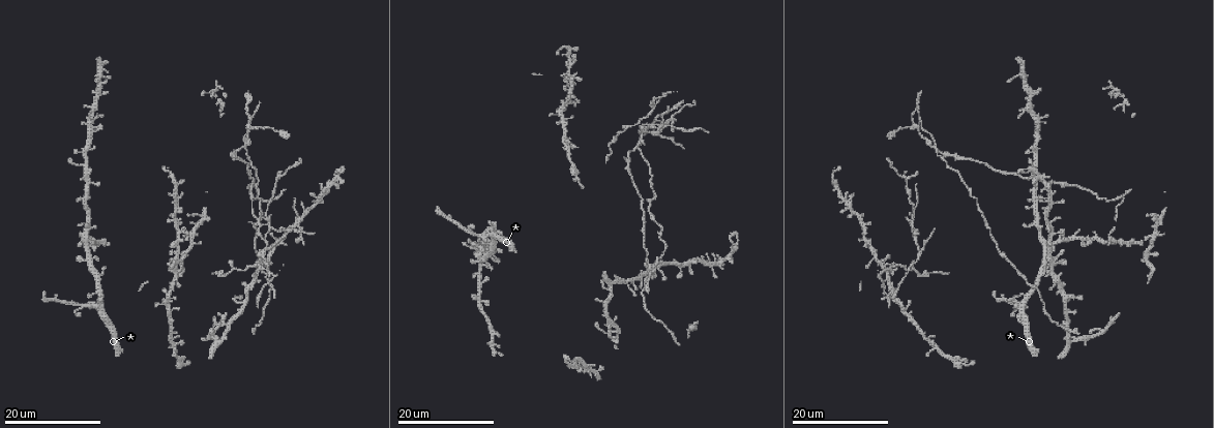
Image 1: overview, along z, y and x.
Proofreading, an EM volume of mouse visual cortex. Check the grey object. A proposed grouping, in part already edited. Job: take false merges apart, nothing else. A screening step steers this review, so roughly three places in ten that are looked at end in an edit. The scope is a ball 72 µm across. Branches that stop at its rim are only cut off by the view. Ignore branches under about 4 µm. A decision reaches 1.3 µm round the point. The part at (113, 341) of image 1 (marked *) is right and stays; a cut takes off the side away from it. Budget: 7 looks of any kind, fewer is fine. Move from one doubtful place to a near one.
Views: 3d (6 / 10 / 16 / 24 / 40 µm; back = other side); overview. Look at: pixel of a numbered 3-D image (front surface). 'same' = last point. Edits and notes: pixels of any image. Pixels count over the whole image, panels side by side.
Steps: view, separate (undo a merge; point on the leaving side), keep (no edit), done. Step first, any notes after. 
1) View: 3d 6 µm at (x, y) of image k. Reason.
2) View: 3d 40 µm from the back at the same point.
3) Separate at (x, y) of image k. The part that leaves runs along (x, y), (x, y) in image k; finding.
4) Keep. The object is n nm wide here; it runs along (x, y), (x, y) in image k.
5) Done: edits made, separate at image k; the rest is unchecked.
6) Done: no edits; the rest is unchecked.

View: 3d 24 µm at (1007, 259) of image 1. Sudden change in width.

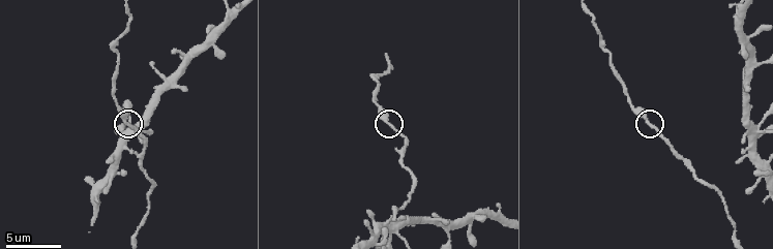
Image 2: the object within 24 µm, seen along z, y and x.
View: 3d 10 µm at (649, 124) of image 2.

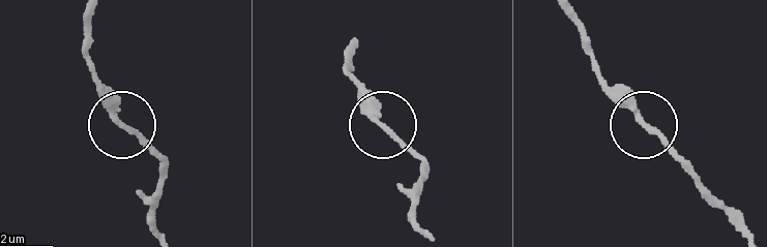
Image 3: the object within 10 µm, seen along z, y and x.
Keep. The object is 210 nm wide here; it runs along (421, 234), (413, 218), (417, 158), (355, 87) in image 3; continuous, no second neuron.

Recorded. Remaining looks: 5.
View: 3d 24 µm at (570, 88) of image 1. Three arms meet.

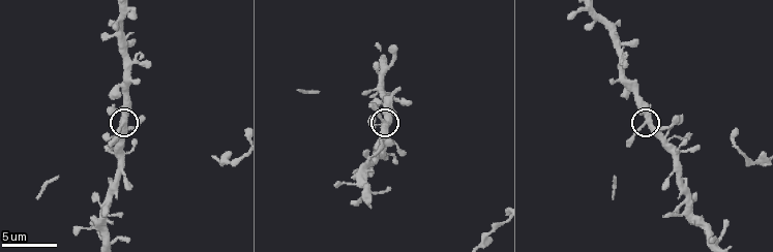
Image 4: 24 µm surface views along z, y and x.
View: 3d 6 µm at (645, 125) of image 4.

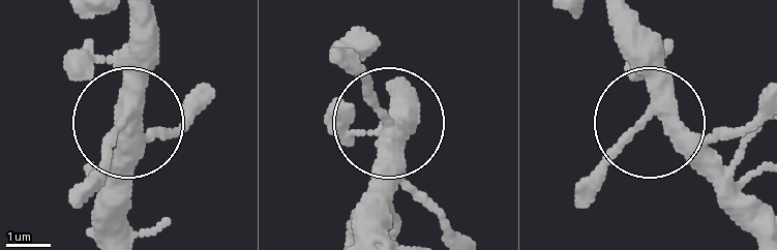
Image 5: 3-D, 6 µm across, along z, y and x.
Keep. The object is 320 nm wide here; it runs along (111, 226), (122, 122), (82, 189) in image 5; all the same neuron.

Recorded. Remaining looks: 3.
View: 3d 16 µm at (921, 122) of image 1. Branch point.

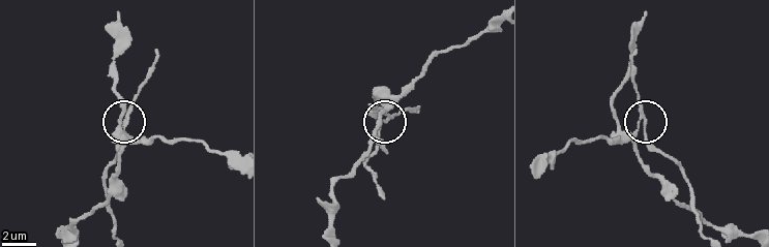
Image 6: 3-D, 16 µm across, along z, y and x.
View: 3d 10 µm at (388, 118) of image 6. Closer look.

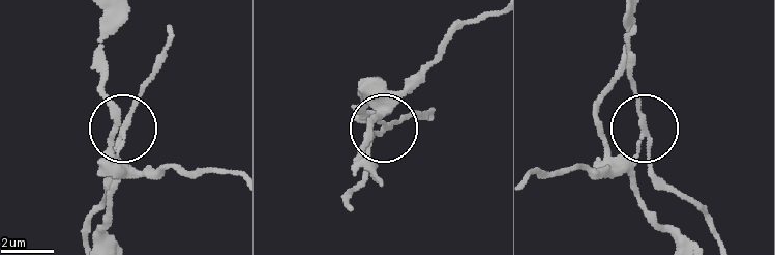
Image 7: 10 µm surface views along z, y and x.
Separate at (114, 154) of image 7. The side arm is 5 µm long; the part that leaves runs along (122, 135), (99, 241) in image 7; a second neuron is stuck on.

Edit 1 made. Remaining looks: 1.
Done: edits made, separate at image 7; the rest is unchecked.

